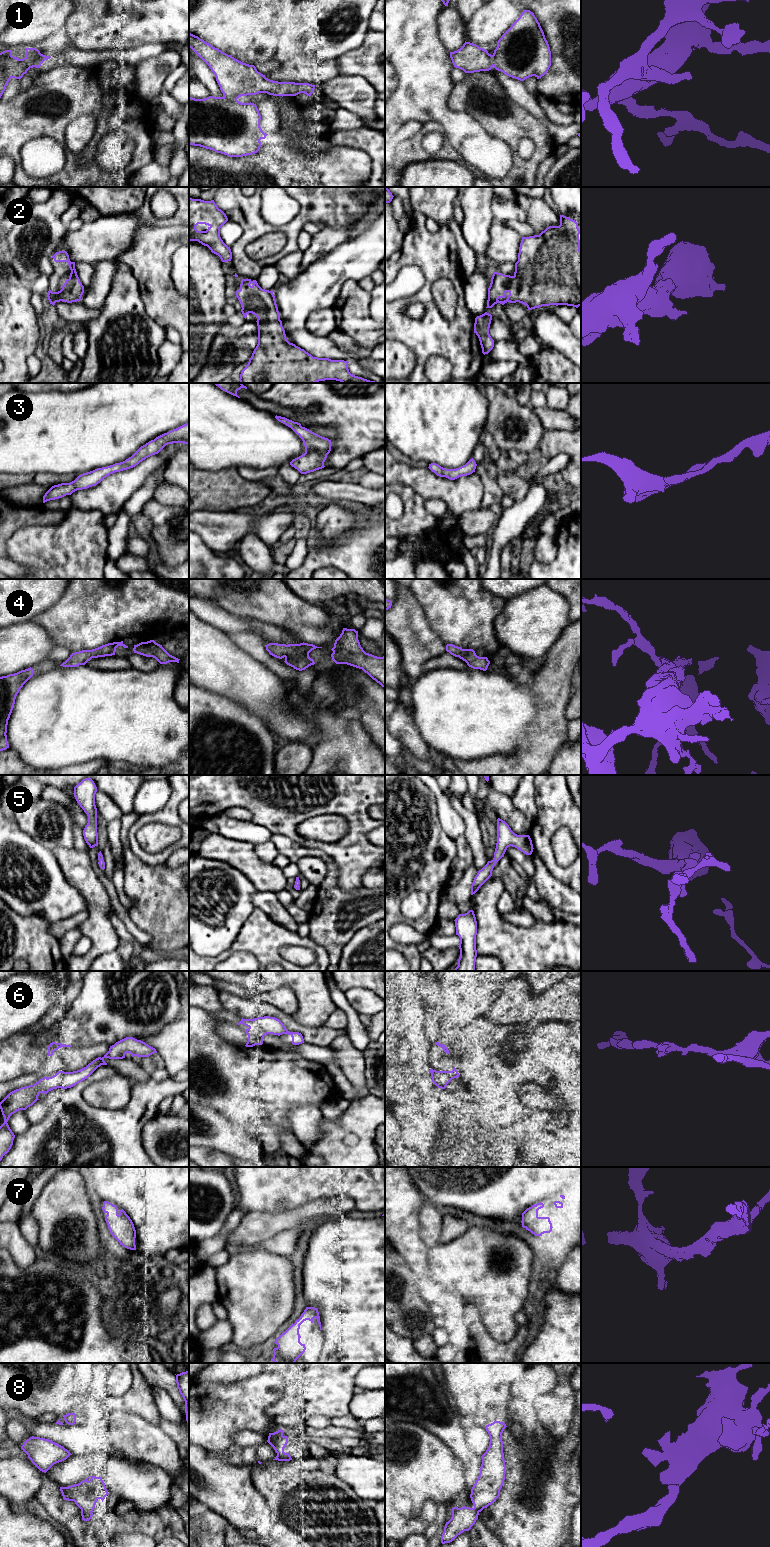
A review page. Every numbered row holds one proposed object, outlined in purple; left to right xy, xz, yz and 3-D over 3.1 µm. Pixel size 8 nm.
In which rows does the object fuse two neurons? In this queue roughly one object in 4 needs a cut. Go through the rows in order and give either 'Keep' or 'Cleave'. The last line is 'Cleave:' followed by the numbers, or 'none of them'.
1: Keep
2: Keep
3: Keep
4: Keep
5: Keep
6: Keep
7: Keep
8: Keep
Cleave: none of them

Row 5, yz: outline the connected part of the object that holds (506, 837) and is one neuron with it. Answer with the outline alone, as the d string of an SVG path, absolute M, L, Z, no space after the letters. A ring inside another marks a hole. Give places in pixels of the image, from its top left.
M497 819L497 843L494 858L478 871L471 885L471 895L475 894L479 888L492 876L492 871L496 863L504 857L508 847L515 847L526 855L533 852L533 844L529 835L515 834L509 825L502 819Z

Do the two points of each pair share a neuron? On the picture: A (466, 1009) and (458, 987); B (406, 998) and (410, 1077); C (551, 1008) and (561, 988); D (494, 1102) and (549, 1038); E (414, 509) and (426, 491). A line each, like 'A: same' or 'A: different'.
A: same
B: same
C: same
D: different
E: different

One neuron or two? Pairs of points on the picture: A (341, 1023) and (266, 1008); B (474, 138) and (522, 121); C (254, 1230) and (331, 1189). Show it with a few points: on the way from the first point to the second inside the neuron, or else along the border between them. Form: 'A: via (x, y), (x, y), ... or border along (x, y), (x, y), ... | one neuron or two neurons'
A: border along (323, 1026), (337, 1029), (346, 1028) | two neurons
B: border along (471, 116), (489, 134), (503, 139), (508, 144) | two neurons
C: border along (325, 1198), (308, 1201), (293, 1208), (280, 1211) | two neurons

